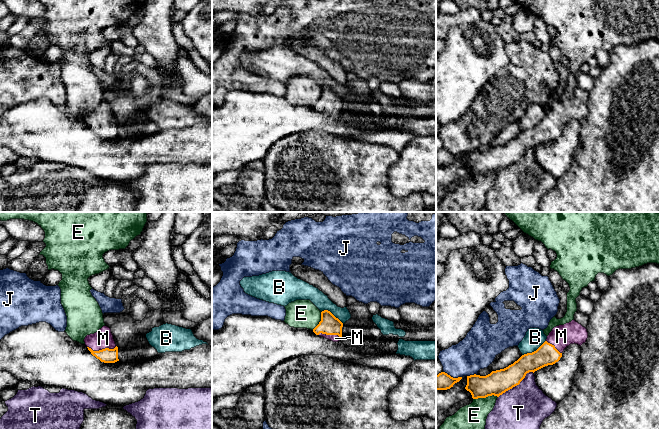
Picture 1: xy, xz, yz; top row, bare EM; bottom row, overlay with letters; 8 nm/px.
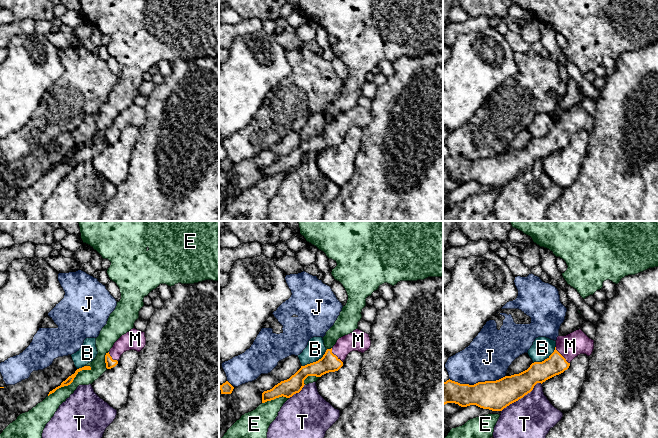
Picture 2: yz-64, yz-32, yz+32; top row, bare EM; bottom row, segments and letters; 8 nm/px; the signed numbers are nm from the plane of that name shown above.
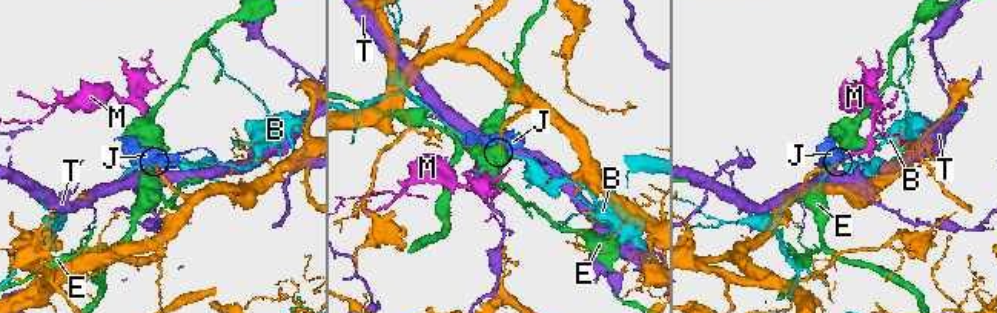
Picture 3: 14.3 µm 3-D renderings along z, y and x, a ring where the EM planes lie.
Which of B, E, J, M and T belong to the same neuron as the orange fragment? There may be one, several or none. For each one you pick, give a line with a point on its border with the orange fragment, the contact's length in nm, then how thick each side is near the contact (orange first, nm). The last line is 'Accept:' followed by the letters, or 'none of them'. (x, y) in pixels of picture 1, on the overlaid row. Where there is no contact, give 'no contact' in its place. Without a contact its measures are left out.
M: contact xy (102, 349); length 240 nm; calibres 120 and 160 nm
Accept: M

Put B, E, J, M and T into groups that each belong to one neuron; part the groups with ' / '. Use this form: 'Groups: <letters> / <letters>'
Groups: B / E / J / M / T

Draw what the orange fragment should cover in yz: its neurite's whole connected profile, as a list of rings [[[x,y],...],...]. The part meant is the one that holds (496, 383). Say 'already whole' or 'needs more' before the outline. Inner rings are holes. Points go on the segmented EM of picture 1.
needs more; [[[575,320],[556,326],[536,351],[522,355],[508,367],[492,371],[486,376],[467,376],[465,389],[471,393],[473,399],[492,395],[499,397],[519,385],[527,373],[534,373],[558,362],[567,346],[574,343],[581,346],[587,338],[587,329]]]

